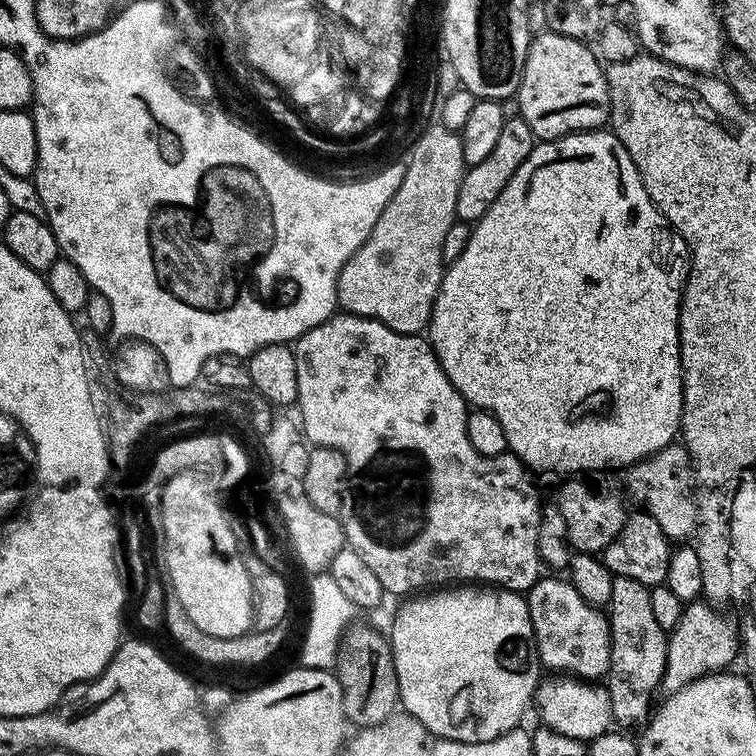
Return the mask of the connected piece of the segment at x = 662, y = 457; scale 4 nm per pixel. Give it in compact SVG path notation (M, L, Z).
M673 442L667 444L654 455L639 460L627 469L626 492L633 501L636 500L641 509L650 513L662 526L669 541L684 542L693 535L698 528L698 492L694 487L694 473L692 460L683 443Z

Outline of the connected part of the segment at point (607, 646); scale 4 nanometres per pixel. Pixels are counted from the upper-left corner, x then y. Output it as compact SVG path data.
M548 574L537 580L533 588L526 593L528 609L530 610L530 622L532 623L532 637L536 639L536 655L540 657L541 665L545 669L553 668L556 674L567 674L589 682L599 681L607 677L610 666L610 650L612 649L612 630L610 620L604 616L599 607L584 603L582 594L574 590L571 580L561 578L559 575Z

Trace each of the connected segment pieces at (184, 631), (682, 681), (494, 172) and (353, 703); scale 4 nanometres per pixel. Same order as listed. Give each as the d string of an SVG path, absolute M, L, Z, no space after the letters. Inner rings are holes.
M169 591L164 598L164 623L163 631L168 631L168 636L188 656L201 660L204 664L237 664L240 668L252 668L255 664L264 664L284 644L283 627L270 630L249 630L243 636L234 638L218 638L214 634L206 634L186 614L182 602L178 602L178 594Z
M692 602L683 609L677 624L668 632L666 668L662 688L671 694L690 682L714 672L725 671L738 656L737 621L723 620L721 613L707 602Z
M512 114L505 119L498 143L494 150L484 161L477 164L469 164L464 169L462 186L458 186L458 206L456 207L456 218L460 222L475 222L481 220L486 214L488 207L506 190L506 182L514 178L514 170L530 158L532 151L537 146L536 135L530 130L530 126L518 114Z
M359 622L353 623L340 639L334 663L336 681L342 686L344 712L349 721L360 728L369 728L397 715L401 707L398 674L394 670L389 637Z

